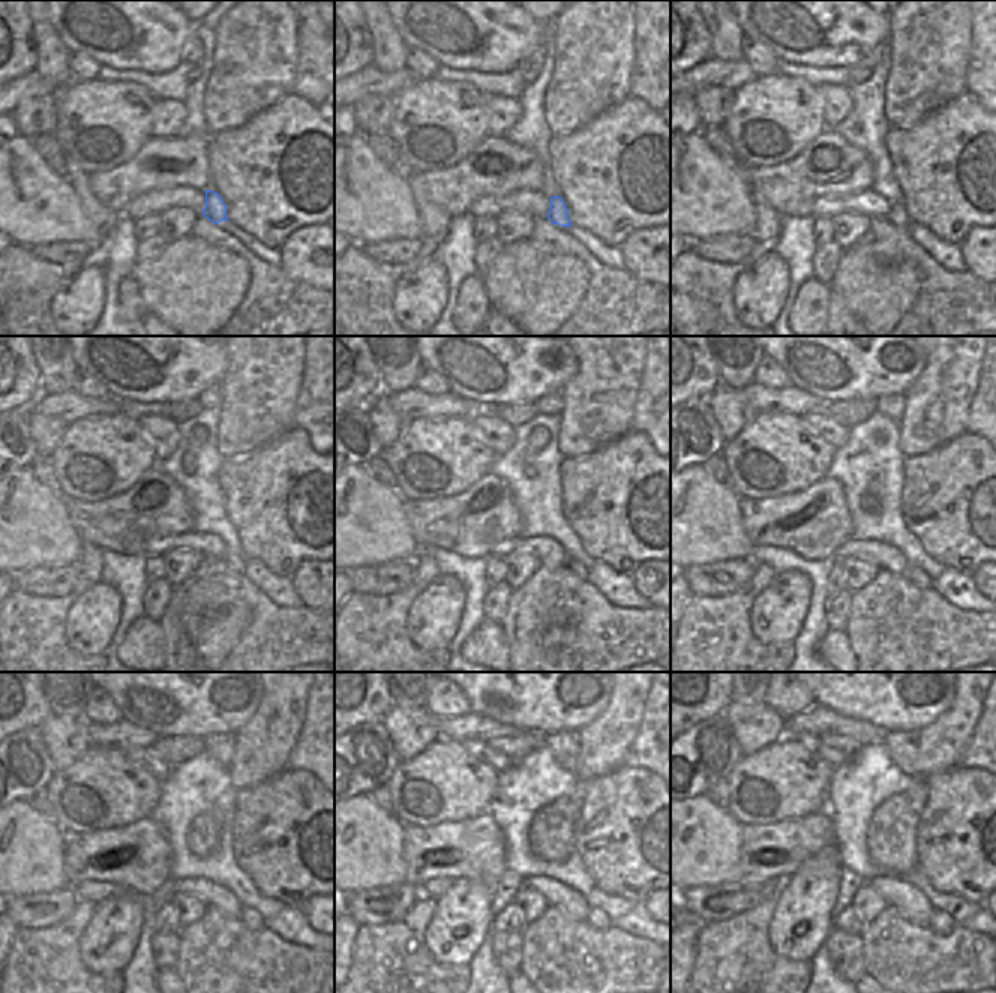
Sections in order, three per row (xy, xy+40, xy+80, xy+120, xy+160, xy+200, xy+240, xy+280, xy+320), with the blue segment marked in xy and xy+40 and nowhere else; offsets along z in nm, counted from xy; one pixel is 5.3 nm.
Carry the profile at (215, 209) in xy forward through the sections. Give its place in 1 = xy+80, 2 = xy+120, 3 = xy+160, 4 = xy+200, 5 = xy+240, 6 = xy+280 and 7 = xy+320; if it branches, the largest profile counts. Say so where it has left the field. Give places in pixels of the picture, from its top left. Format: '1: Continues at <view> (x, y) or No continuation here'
1: Continues at xy+80 (897, 213)
2: Continues at xy+120 (239, 563)
3: Continues at xy+160 (573, 564)
4: Continues at xy+200 (917, 576)
5: Continues at xy+240 (248, 915)
6: Continues at xy+280 (597, 918)
7: Continues at xy+320 (941, 923)

